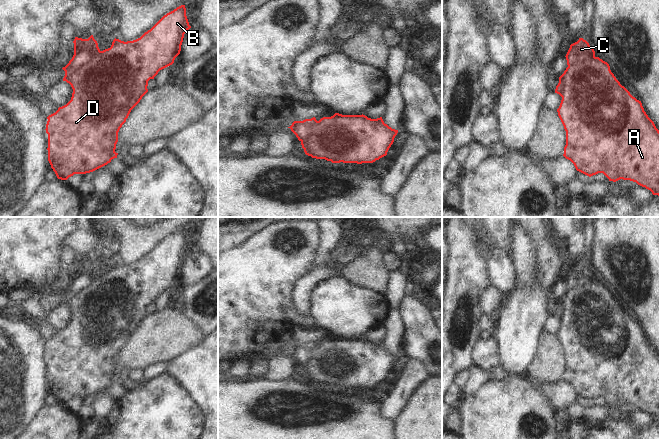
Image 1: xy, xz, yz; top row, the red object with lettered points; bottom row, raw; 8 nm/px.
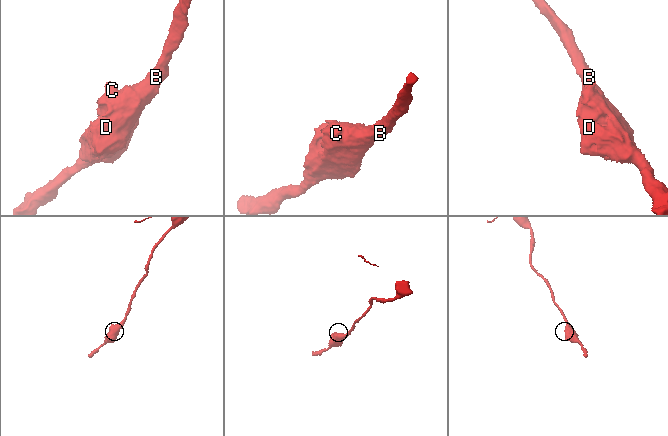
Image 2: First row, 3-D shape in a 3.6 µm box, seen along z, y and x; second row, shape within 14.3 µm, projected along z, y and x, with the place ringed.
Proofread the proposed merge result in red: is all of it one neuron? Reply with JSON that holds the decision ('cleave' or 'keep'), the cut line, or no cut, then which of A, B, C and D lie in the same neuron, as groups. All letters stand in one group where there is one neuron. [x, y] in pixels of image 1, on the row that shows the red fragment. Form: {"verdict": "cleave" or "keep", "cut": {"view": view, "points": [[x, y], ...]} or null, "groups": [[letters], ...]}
{"verdict": "keep", "cut": null, "groups": [["A", "B", "C", "D"]]}

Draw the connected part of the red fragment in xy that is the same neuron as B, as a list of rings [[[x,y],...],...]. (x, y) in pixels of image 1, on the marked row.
[[[181,5],[164,15],[150,30],[133,41],[114,39],[110,48],[101,51],[97,41],[91,35],[88,39],[75,37],[74,55],[62,69],[65,71],[63,81],[73,89],[71,100],[47,117],[46,133],[48,134],[48,161],[58,179],[67,180],[74,174],[93,172],[117,158],[115,152],[118,132],[126,122],[131,110],[148,92],[150,79],[158,72],[174,63],[180,54],[184,34],[189,30],[185,5]]]

